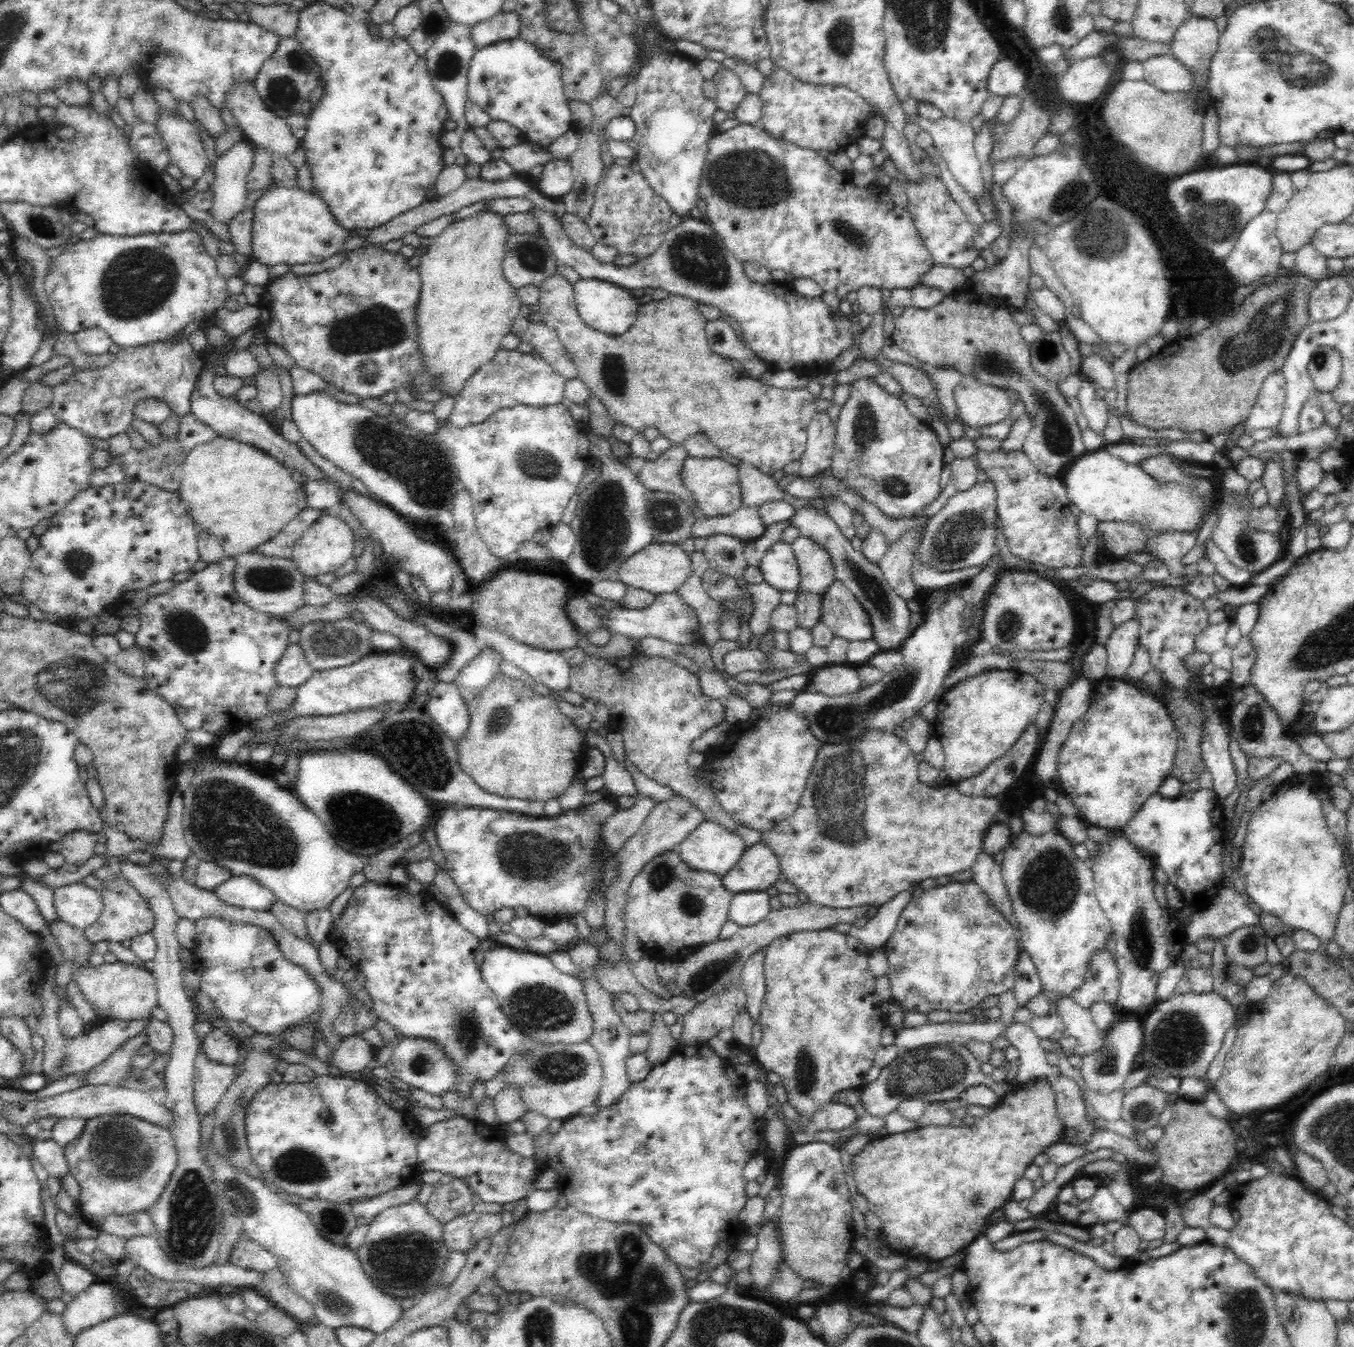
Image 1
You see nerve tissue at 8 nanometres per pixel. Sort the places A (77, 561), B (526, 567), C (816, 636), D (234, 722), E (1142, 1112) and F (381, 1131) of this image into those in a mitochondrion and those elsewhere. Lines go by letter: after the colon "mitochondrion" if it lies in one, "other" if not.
A: mitochondrion
B: other
C: other
D: other
E: mitochondrion
F: other

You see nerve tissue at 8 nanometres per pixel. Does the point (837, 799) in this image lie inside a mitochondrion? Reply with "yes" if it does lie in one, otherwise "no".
yes

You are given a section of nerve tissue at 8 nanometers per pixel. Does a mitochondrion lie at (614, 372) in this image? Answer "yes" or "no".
yes

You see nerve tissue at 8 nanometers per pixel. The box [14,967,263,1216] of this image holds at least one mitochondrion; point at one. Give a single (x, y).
(120, 1150)

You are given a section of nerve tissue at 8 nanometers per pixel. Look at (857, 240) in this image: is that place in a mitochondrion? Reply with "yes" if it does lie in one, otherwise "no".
yes

